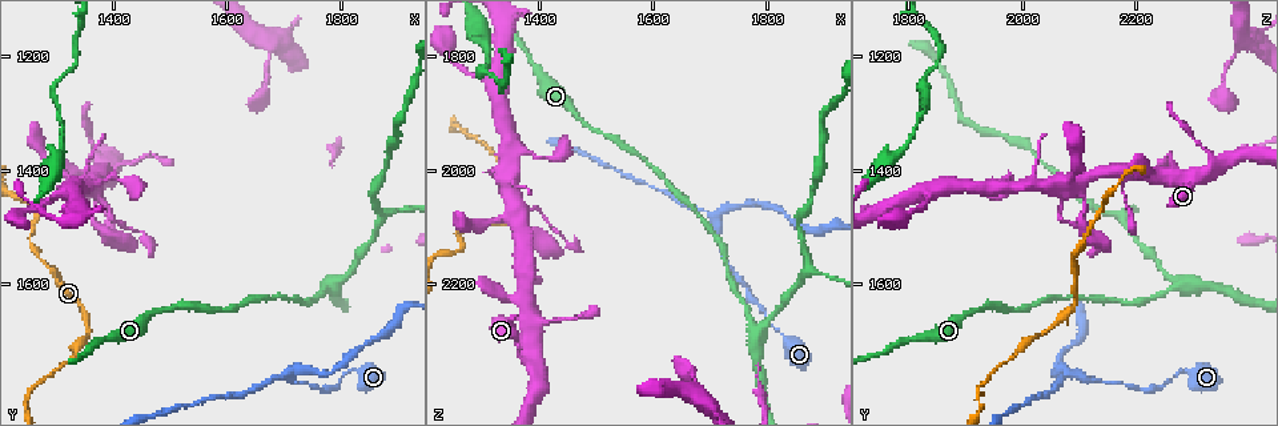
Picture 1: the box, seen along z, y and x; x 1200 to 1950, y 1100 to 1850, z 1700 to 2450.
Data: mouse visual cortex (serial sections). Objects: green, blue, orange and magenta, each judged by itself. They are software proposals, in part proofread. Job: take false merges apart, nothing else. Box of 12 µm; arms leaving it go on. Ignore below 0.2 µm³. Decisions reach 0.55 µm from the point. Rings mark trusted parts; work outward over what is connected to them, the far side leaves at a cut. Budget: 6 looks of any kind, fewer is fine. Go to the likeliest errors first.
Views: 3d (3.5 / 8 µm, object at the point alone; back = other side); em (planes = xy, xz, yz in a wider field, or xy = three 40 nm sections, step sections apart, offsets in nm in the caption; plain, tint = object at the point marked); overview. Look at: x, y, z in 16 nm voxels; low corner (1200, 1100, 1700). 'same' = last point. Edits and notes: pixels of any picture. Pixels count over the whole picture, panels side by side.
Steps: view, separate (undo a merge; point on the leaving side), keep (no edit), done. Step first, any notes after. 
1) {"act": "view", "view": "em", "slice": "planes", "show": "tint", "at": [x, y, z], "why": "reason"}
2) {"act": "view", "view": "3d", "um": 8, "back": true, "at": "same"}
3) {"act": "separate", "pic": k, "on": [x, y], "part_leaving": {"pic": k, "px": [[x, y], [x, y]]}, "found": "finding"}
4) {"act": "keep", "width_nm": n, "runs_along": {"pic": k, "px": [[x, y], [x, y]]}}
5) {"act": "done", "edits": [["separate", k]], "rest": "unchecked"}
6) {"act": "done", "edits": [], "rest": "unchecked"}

{"act": "view", "view": "3d", "um": 3.5, "at": [1710, 1760, 2090], "why": "thin neck"}

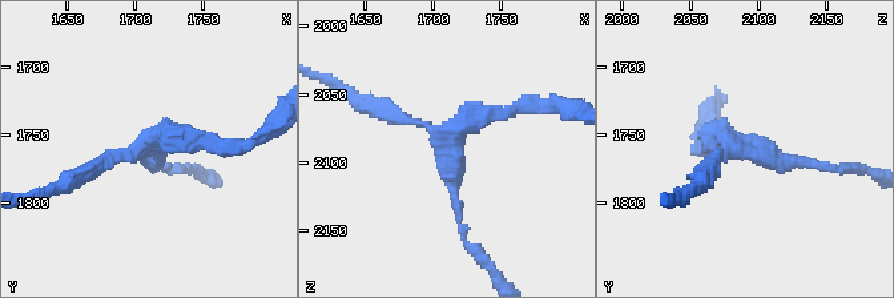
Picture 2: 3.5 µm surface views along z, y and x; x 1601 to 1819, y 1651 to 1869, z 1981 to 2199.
{"act": "view", "view": "em", "slice": "xy", "step": 2, "show": "tint", "at": [1710, 1760, 2086], "arms": 3, "arm_widths_nm": [150, 200, 200], "why": "shape alone is not enough"}

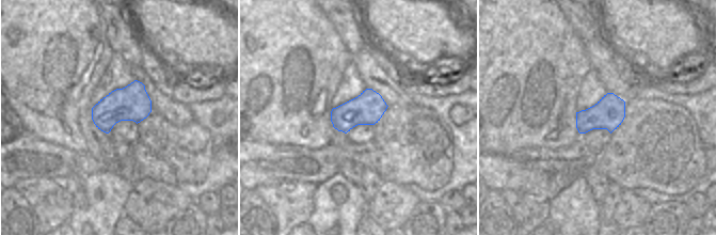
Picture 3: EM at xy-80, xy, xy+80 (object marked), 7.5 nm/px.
{"act": "keep", "width_nm": 240, "runs_along": {"pic": 2, "px": [[460, 225], [452, 133], [518, 107]]}, "found": "continuous, no second cell"}

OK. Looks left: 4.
{"act": "view", "view": "3d", "um": 3.5, "back": true, "at": [1470, 1650, 1905], "why": "sudden change in width"}

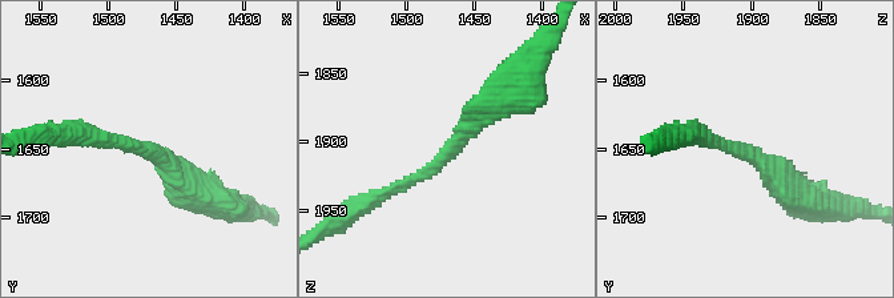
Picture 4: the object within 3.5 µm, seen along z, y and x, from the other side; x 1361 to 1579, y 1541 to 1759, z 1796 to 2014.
{"act": "view", "view": "em", "slice": "xy", "step": 2, "show": "tint", "at": [1470, 1648, 1910]}

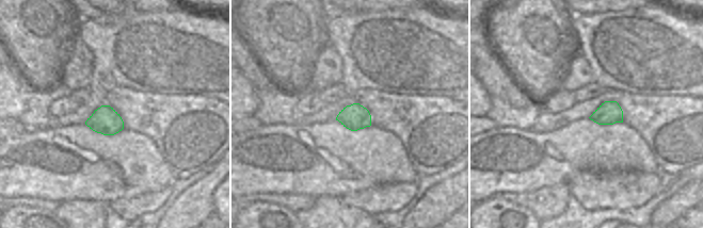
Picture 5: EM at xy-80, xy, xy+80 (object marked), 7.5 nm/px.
{"act": "keep", "arm_widths_nm": [150, 350], "runs_along": {"pic": 4, "px": [[502, 99], [433, 168], [375, 198]]}, "found": "all the same cell"}

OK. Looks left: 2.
{"act": "view", "view": "3d", "um": 3.5, "at": [1785, 1605, 2285], "why": "arms part here"}

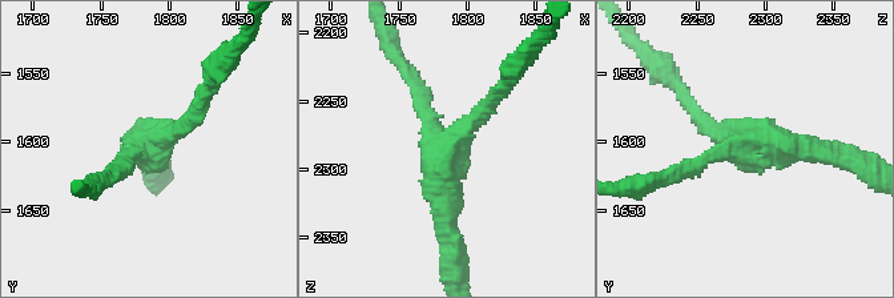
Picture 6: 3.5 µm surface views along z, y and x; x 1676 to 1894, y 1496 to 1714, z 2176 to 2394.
{"act": "view", "view": "em", "slice": "planes", "show": "tint", "at": [1782, 1602, 2282], "arms": 3, "arm_widths_nm": [200, 200, 300], "why": "need the tissue"}

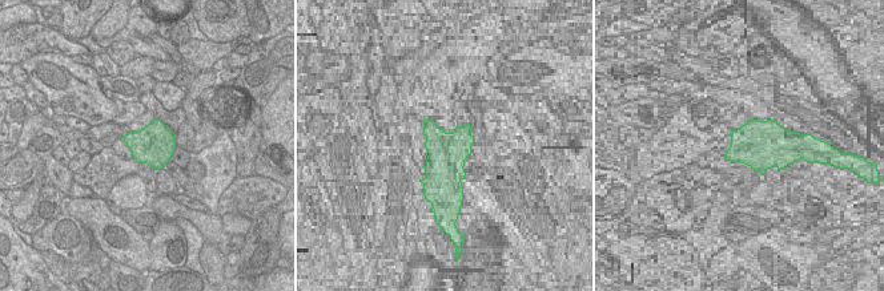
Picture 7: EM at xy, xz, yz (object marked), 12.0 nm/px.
{"act": "keep", "width_nm": 480, "runs_along": {"pic": 6, "px": [[109, 178], [200, 100]]}, "found": "continuous, no second cell"}

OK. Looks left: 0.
{"act": "done", "edits": [], "rest": "unchecked"}

